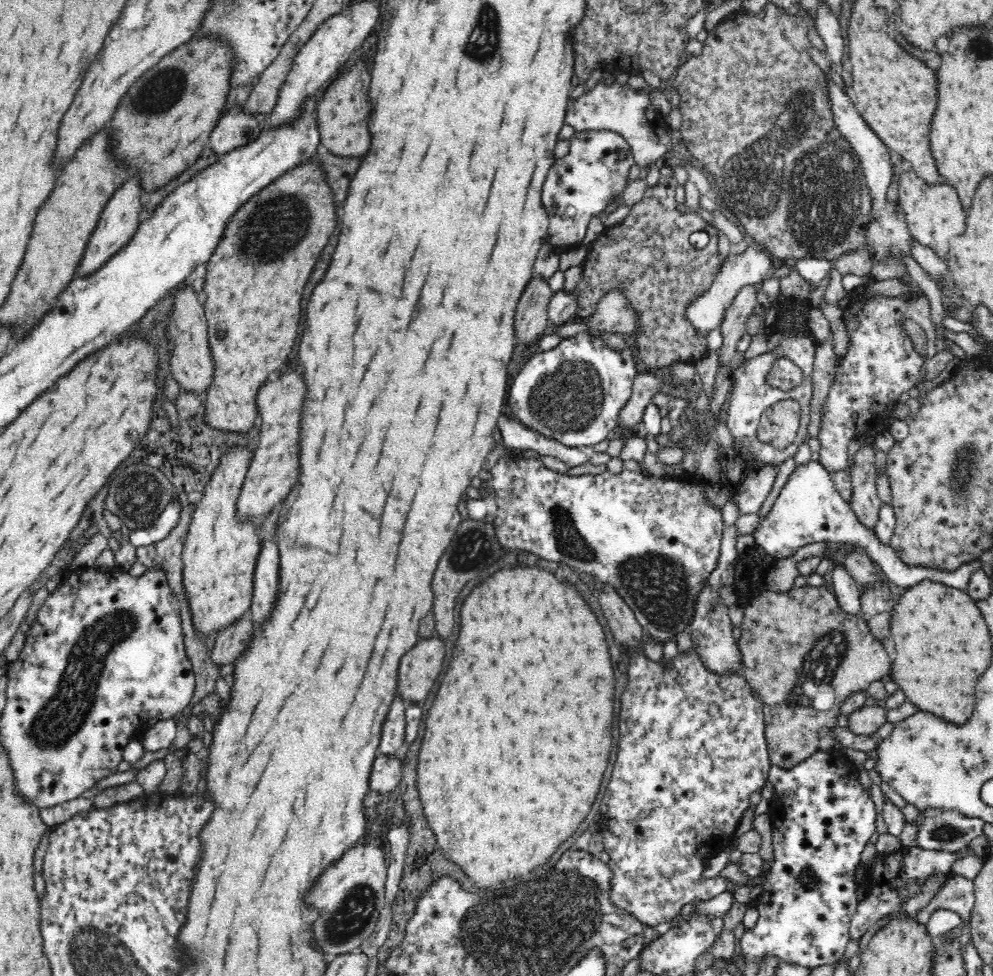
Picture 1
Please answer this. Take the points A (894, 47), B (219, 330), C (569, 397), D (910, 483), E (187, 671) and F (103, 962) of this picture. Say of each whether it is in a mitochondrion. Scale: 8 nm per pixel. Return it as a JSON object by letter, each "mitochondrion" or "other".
{"A":"other","B":"mitochondrion","C":"mitochondrion","D":"other","E":"other","F":"mitochondrion"}

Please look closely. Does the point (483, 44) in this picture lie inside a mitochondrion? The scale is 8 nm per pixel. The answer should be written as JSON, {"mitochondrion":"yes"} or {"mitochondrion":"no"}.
{"mitochondrion":"yes"}

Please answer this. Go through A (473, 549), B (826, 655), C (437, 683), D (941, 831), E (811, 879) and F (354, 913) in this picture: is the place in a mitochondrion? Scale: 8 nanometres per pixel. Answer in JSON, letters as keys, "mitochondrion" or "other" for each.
{"A":"mitochondrion","B":"mitochondrion","C":"other","D":"mitochondrion","E":"other","F":"mitochondrion"}

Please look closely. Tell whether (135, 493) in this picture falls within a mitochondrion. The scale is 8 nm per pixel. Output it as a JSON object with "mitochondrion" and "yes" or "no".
{"mitochondrion":"yes"}

